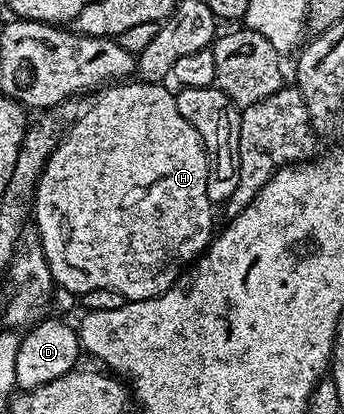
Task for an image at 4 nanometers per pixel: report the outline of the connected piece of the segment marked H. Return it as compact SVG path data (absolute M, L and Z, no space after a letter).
M130 83L111 84L105 90L107 93L86 114L83 112L67 128L56 151L52 153L48 163L42 169L38 186L34 192L32 221L37 228L38 237L42 241L42 250L46 256L50 273L54 276L54 284L59 290L67 289L70 293L81 295L88 291L103 289L104 291L116 291L126 301L143 301L164 295L164 291L168 291L178 282L187 266L197 261L205 253L207 245L212 240L212 234L215 232L215 206L208 199L210 168L206 158L206 149L202 146L202 140L196 127L192 127L192 123L188 123L188 119L184 119L184 115L180 115L180 107L176 107L175 94L169 93L165 89L167 86L162 83L126 84Z

